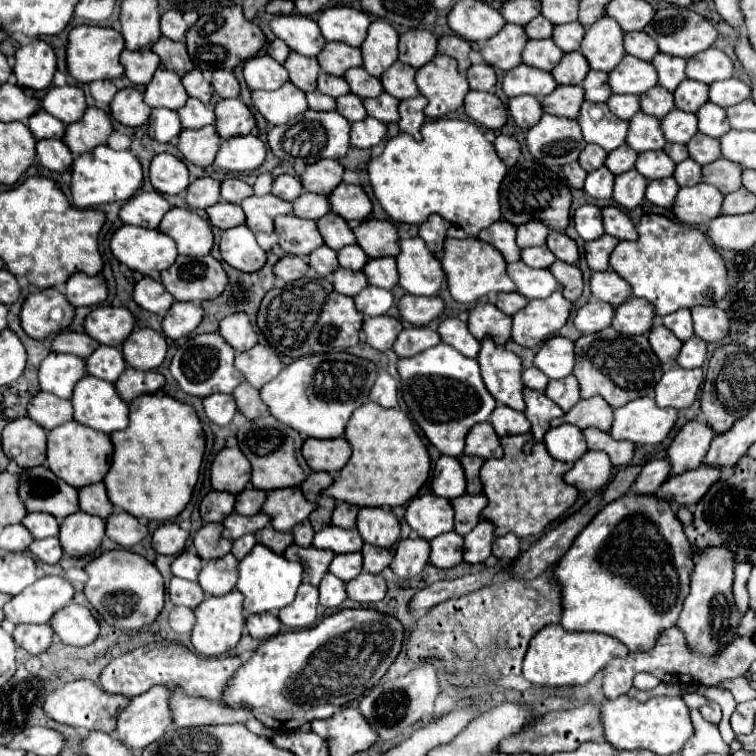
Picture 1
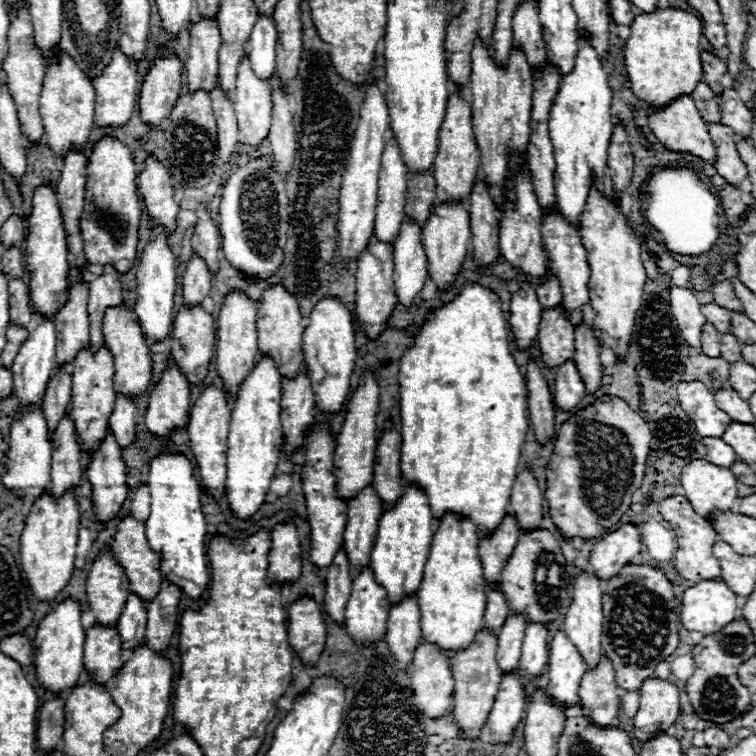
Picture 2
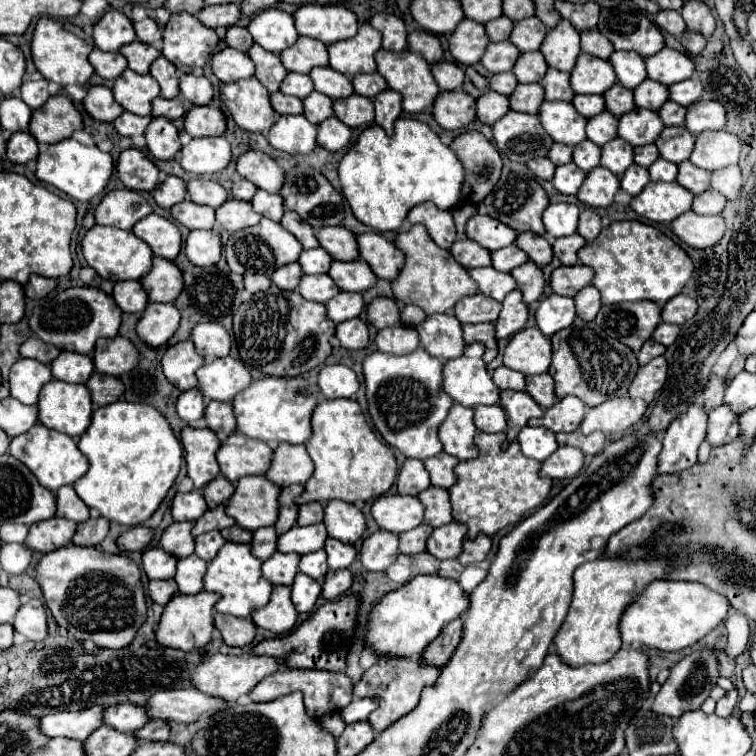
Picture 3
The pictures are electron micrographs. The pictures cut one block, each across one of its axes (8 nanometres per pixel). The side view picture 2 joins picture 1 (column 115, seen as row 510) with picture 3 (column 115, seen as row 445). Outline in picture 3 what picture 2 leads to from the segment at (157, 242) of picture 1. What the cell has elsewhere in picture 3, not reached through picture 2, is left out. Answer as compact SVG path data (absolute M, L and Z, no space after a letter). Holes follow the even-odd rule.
M98 224L86 232L82 240L82 254L86 262L98 272L98 276L110 282L140 280L144 274L150 272L154 258L150 246L140 238L136 238L130 230L118 230L112 226L98 226Z

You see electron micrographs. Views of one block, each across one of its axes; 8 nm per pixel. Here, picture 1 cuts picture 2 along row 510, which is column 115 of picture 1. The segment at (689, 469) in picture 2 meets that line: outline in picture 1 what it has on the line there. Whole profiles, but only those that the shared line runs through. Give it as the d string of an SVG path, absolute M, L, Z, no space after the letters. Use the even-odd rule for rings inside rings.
M74 680L74 682L68 682L68 684L56 688L54 692L50 692L46 696L42 708L48 714L48 718L52 718L60 724L68 724L80 732L98 730L98 732L112 734L116 728L116 716L124 708L124 704L128 704L128 698L124 698L124 696L106 694L90 680Z

